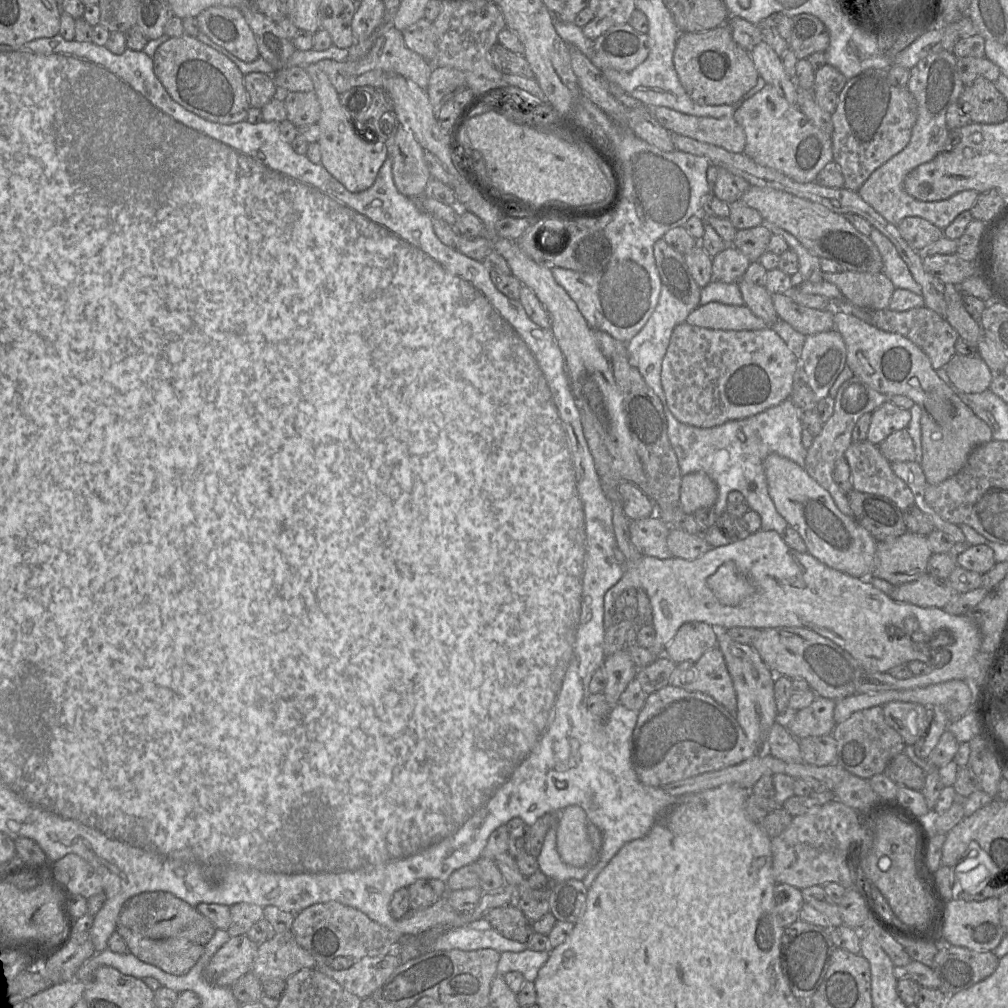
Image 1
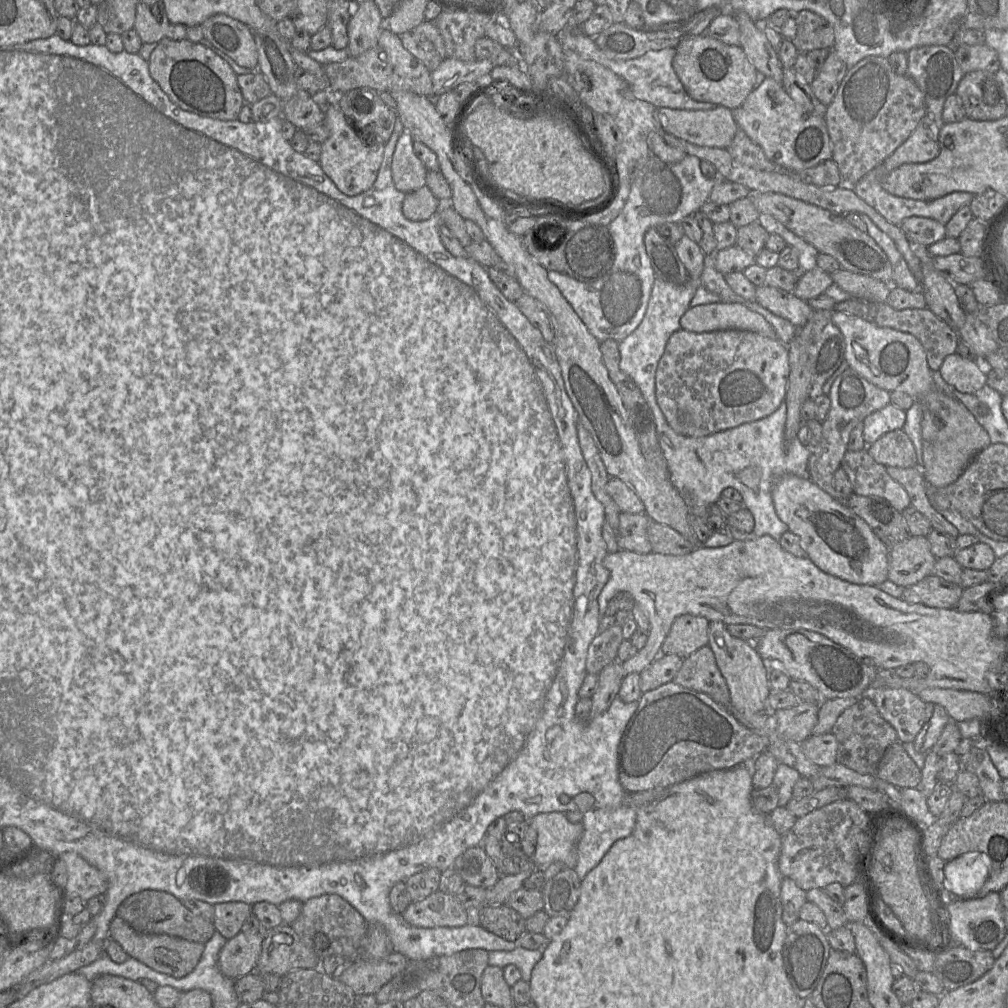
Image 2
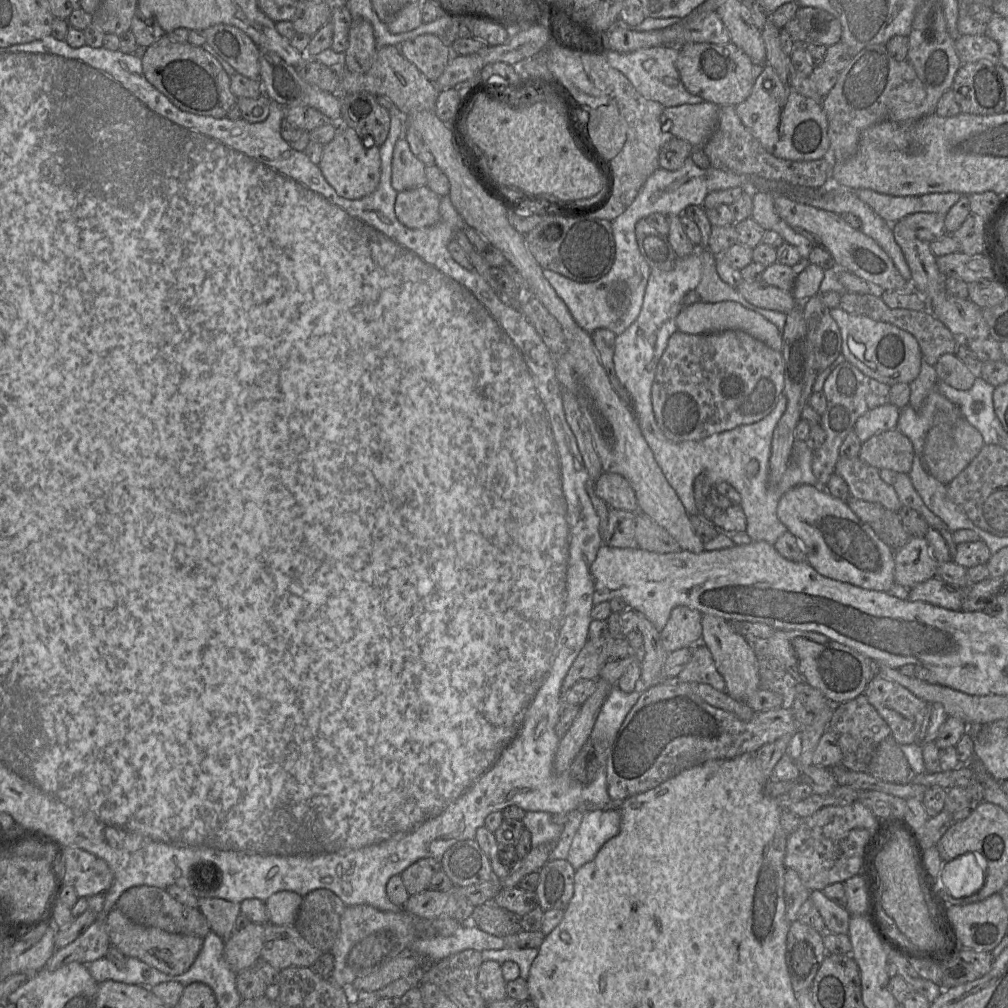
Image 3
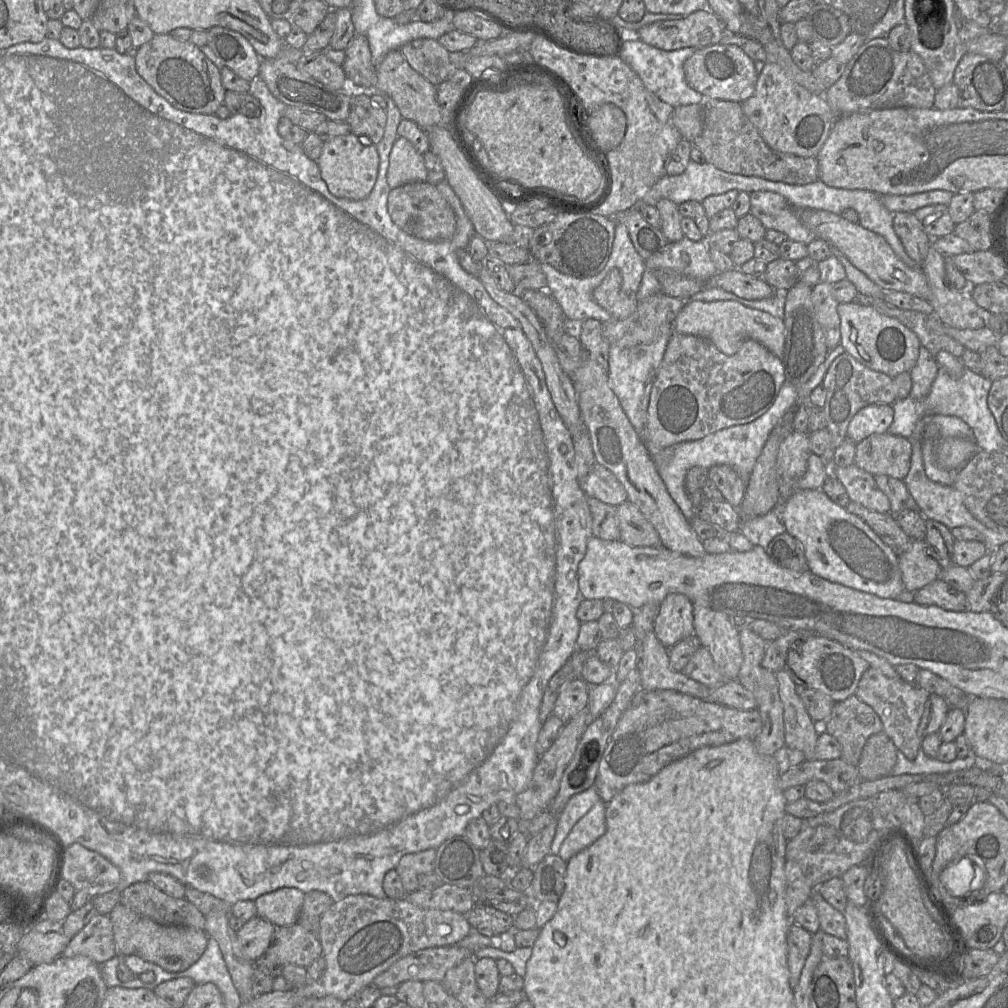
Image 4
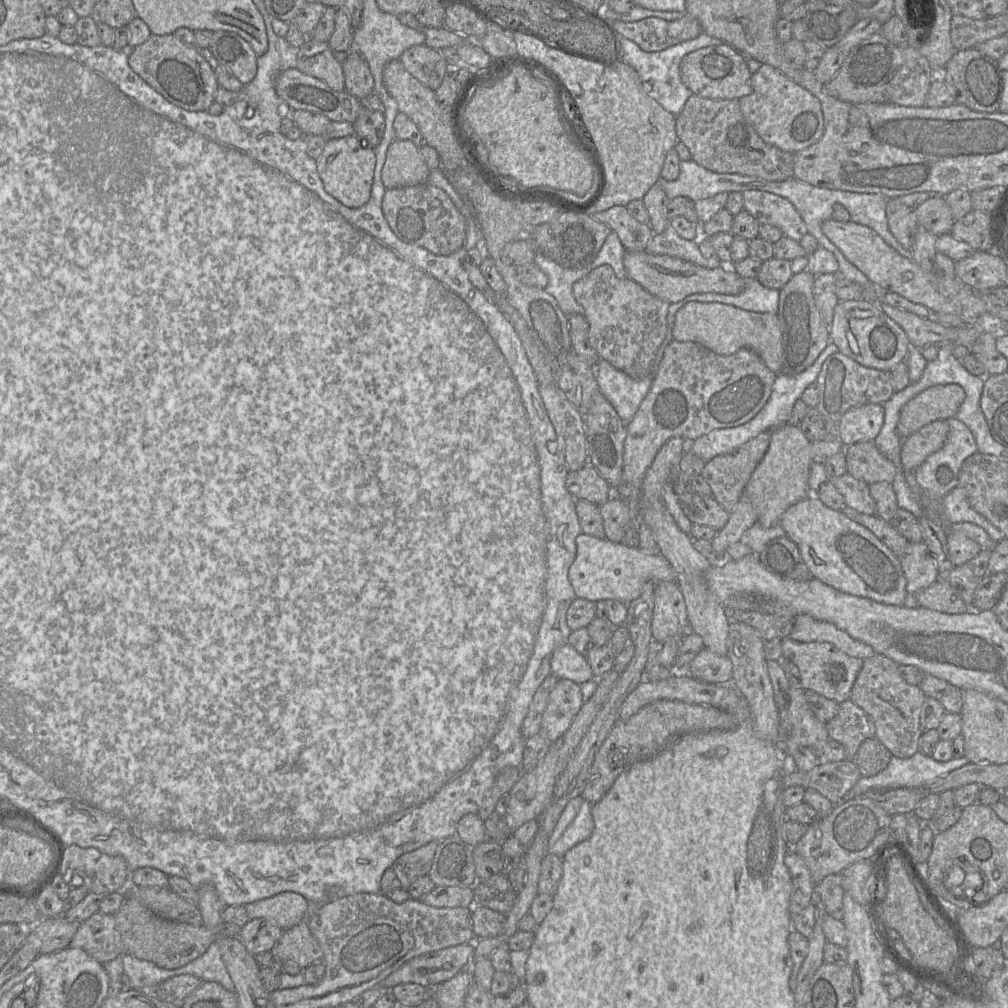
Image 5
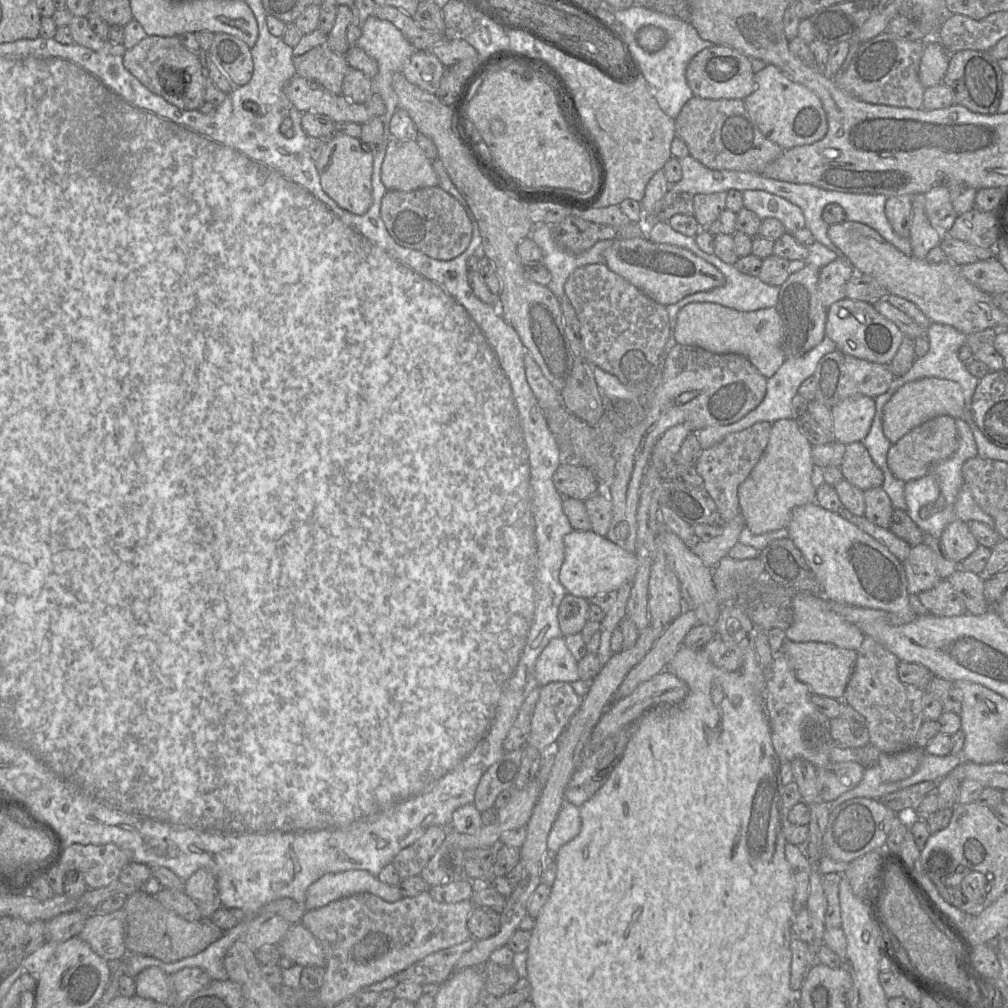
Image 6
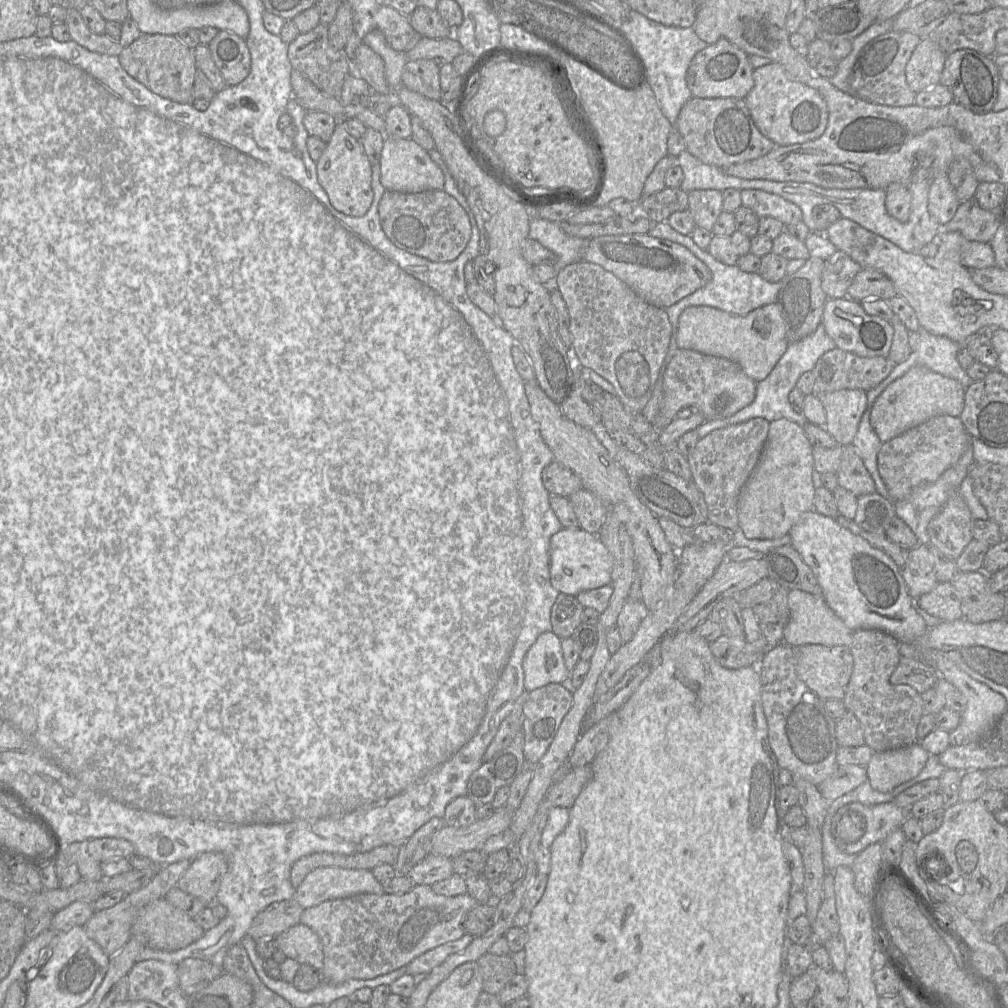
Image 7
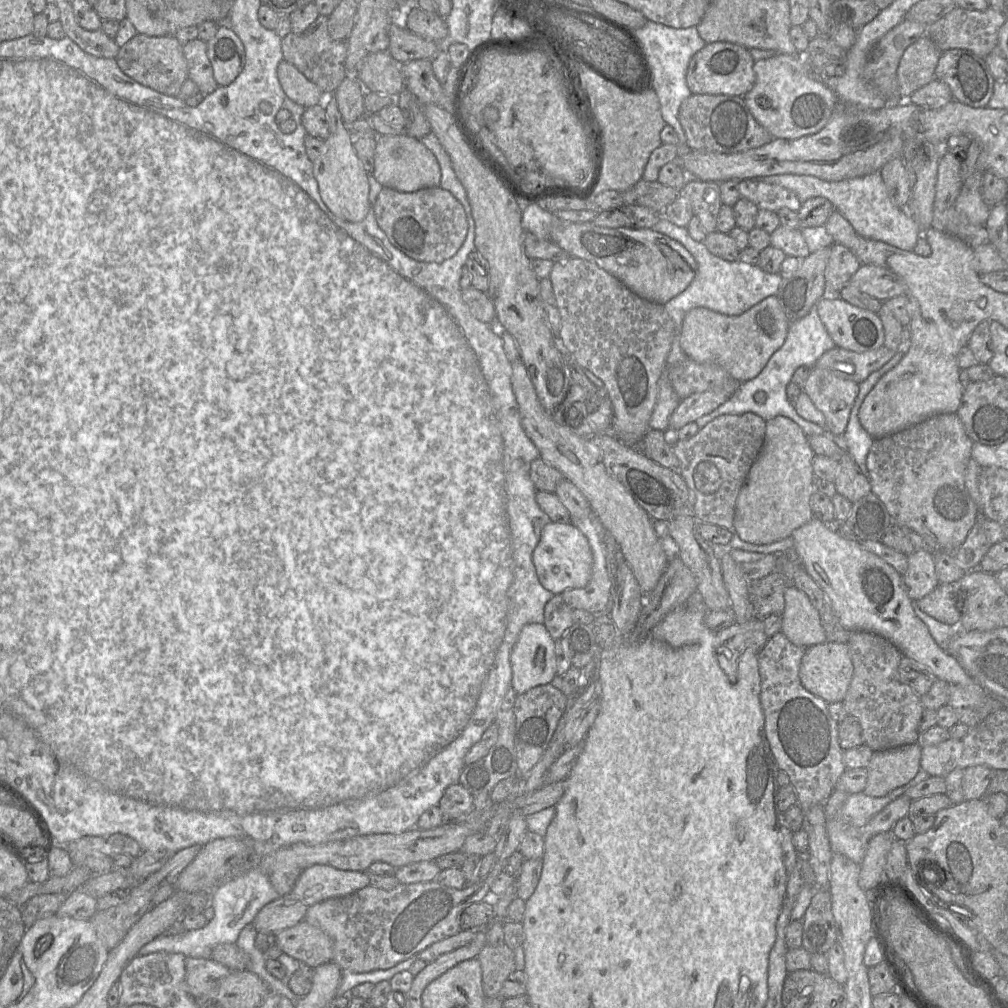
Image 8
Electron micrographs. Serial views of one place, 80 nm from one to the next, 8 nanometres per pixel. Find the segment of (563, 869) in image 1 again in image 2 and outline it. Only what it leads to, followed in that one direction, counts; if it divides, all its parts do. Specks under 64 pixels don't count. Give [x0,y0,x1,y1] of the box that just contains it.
[526,812,583,871]

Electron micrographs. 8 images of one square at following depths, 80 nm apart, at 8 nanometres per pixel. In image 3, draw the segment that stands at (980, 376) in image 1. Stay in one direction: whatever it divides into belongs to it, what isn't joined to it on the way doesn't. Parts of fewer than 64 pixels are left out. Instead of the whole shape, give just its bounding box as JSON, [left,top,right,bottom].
[935,354,978,390]

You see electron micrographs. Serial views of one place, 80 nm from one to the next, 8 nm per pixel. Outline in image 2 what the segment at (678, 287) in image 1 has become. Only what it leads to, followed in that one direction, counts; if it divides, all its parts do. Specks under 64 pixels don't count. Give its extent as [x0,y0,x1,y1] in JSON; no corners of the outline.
[644,228,690,286]

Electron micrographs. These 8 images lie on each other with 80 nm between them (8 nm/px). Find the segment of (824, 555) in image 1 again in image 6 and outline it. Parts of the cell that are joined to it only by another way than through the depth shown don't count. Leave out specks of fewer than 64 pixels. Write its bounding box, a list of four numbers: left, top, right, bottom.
[786,502,918,625]

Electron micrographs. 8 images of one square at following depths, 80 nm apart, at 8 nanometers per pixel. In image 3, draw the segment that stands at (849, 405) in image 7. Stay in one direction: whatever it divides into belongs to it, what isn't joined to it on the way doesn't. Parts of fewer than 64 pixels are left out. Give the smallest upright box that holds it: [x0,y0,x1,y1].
[853,404,900,443]

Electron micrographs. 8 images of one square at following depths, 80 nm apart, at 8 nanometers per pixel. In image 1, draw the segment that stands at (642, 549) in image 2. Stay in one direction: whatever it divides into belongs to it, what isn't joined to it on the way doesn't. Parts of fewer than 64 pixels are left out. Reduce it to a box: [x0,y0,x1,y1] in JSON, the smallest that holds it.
[629,515,674,559]

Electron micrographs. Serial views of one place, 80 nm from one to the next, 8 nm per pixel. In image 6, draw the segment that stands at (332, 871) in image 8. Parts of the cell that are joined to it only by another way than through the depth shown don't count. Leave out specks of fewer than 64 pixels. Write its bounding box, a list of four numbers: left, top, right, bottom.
[304,870,404,910]

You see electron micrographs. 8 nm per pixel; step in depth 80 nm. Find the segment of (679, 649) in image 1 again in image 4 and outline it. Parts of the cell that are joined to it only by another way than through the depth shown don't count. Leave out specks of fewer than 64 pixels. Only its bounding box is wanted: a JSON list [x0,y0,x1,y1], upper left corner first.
[653,594,693,649]

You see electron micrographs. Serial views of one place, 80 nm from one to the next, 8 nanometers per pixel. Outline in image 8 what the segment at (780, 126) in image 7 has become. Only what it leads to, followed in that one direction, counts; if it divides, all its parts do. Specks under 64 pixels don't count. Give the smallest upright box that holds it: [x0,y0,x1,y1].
[743,51,838,139]

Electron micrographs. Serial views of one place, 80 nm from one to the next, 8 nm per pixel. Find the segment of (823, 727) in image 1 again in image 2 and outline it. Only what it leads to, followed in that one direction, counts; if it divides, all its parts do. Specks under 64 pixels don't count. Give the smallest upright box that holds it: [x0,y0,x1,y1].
[772,702,820,743]

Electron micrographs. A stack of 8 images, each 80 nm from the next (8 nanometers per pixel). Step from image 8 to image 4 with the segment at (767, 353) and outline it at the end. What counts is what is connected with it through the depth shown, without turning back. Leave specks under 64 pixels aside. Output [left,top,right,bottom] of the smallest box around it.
[673,301,784,359]

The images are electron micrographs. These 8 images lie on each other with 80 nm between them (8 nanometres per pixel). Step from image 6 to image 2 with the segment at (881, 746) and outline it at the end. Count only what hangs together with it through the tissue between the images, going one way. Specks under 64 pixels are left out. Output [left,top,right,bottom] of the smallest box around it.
[869,688,926,742]

